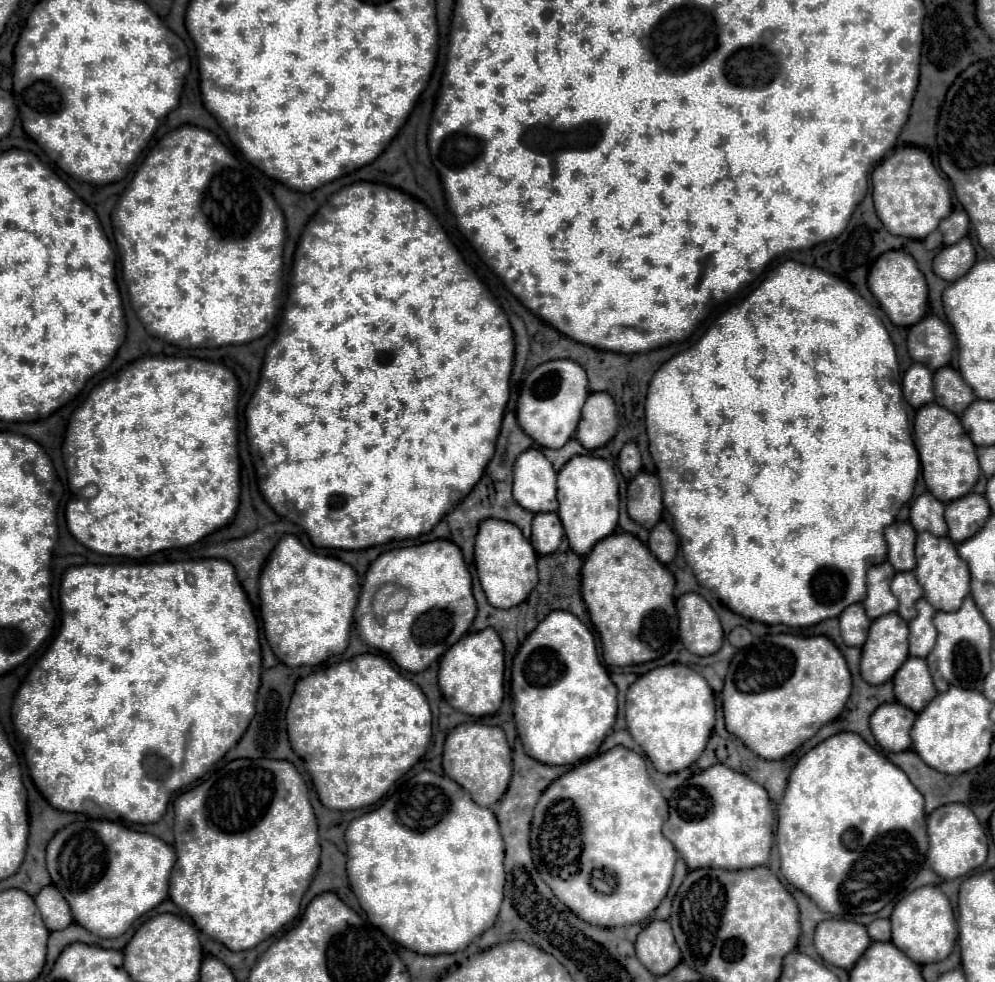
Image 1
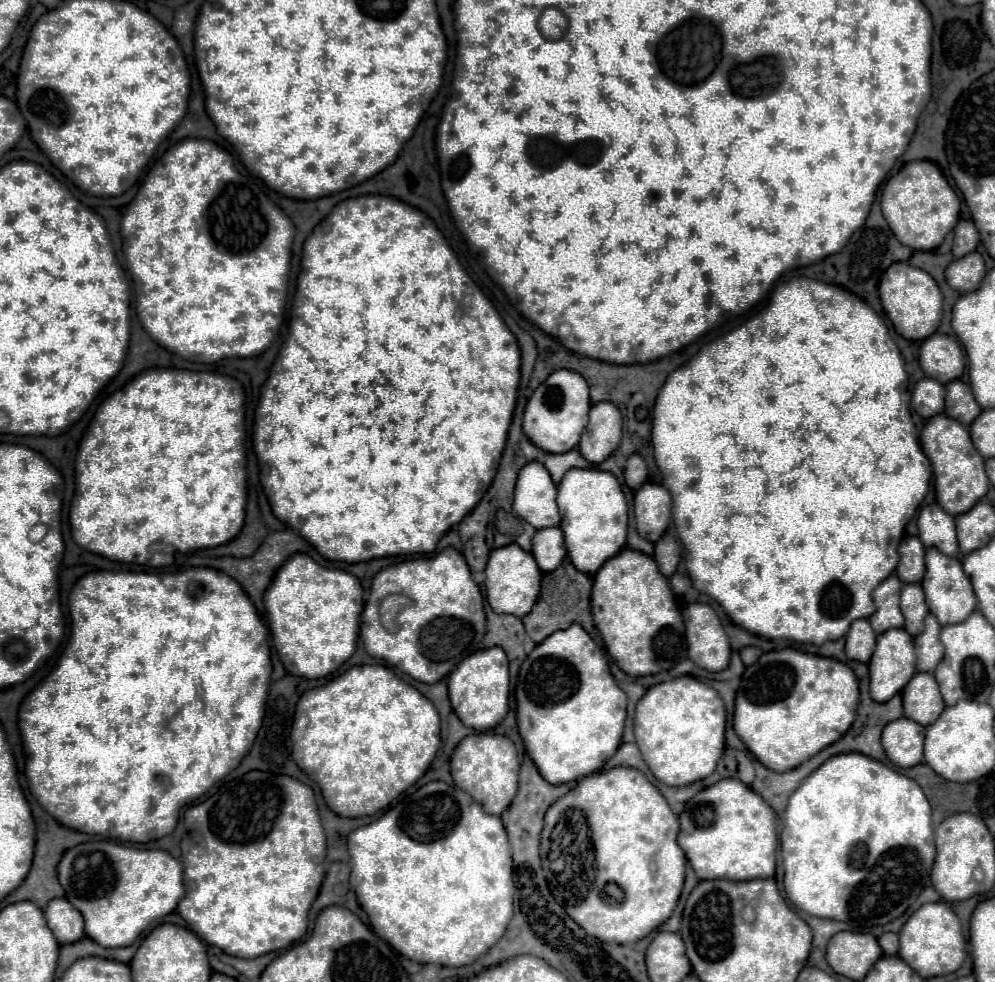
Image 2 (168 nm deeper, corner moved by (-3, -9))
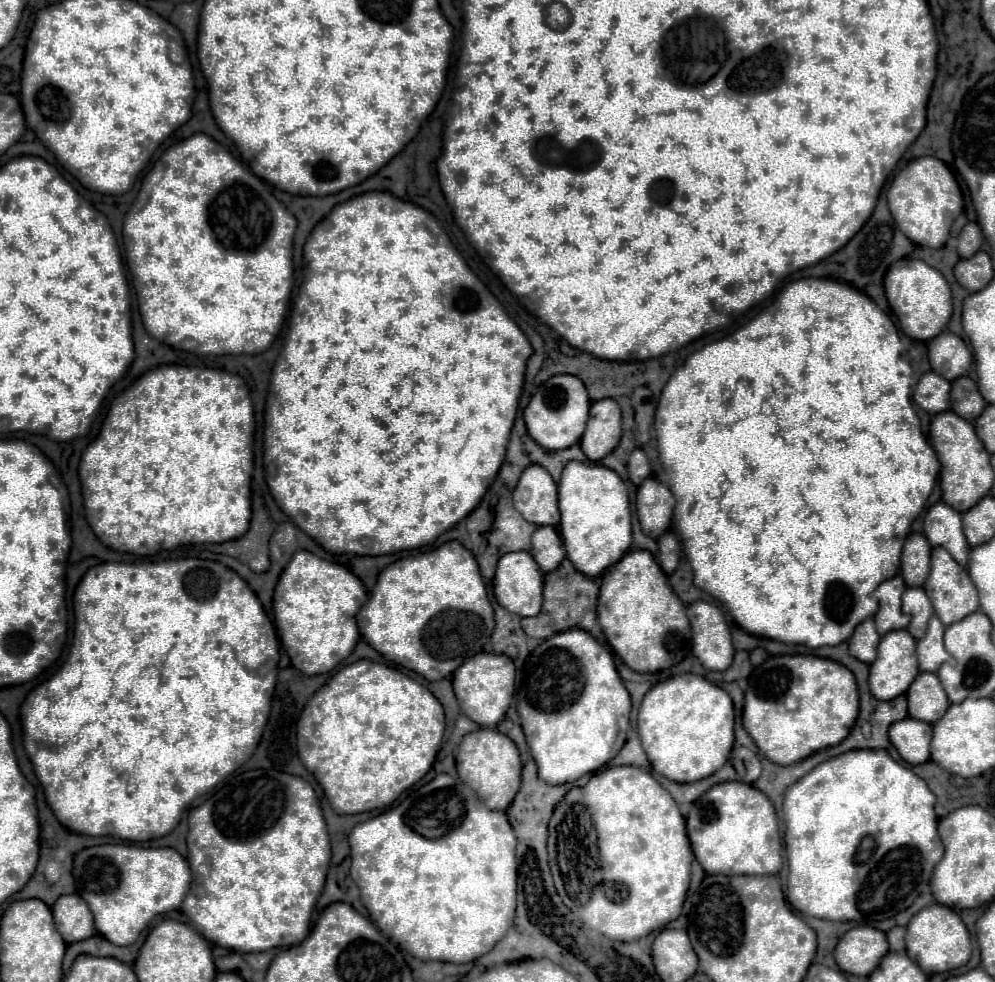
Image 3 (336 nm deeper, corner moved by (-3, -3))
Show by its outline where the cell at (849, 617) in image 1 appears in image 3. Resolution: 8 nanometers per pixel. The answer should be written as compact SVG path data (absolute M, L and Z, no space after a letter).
M868 618L866 622L862 622L862 626L858 626L858 630L854 630L850 638L850 654L860 662L872 664L876 658L878 642L880 642L880 636L876 632L874 620Z

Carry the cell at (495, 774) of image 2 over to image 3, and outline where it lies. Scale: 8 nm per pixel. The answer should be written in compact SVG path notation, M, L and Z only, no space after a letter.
M480 728L466 734L456 752L456 768L460 780L466 782L490 810L506 810L520 788L520 752L516 744L496 728Z

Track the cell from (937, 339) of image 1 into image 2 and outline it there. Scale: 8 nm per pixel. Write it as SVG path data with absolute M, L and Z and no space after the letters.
M934 334L922 342L920 366L926 376L936 378L942 384L956 380L964 372L962 348L946 334Z

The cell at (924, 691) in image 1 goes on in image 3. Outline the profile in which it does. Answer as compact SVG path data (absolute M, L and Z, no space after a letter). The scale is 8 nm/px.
M920 672L914 680L914 686L906 692L908 698L908 714L910 718L918 718L922 722L934 724L946 714L950 702L936 674Z

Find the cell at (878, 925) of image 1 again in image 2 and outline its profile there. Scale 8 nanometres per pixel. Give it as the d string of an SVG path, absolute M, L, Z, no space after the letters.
M886 932L878 938L880 948L884 950L884 954L896 954L898 952L898 934L894 932Z

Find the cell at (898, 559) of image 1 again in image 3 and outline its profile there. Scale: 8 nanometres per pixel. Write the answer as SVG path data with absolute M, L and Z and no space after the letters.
M910 534L902 550L900 574L906 580L906 586L922 586L930 572L930 550L924 534Z

